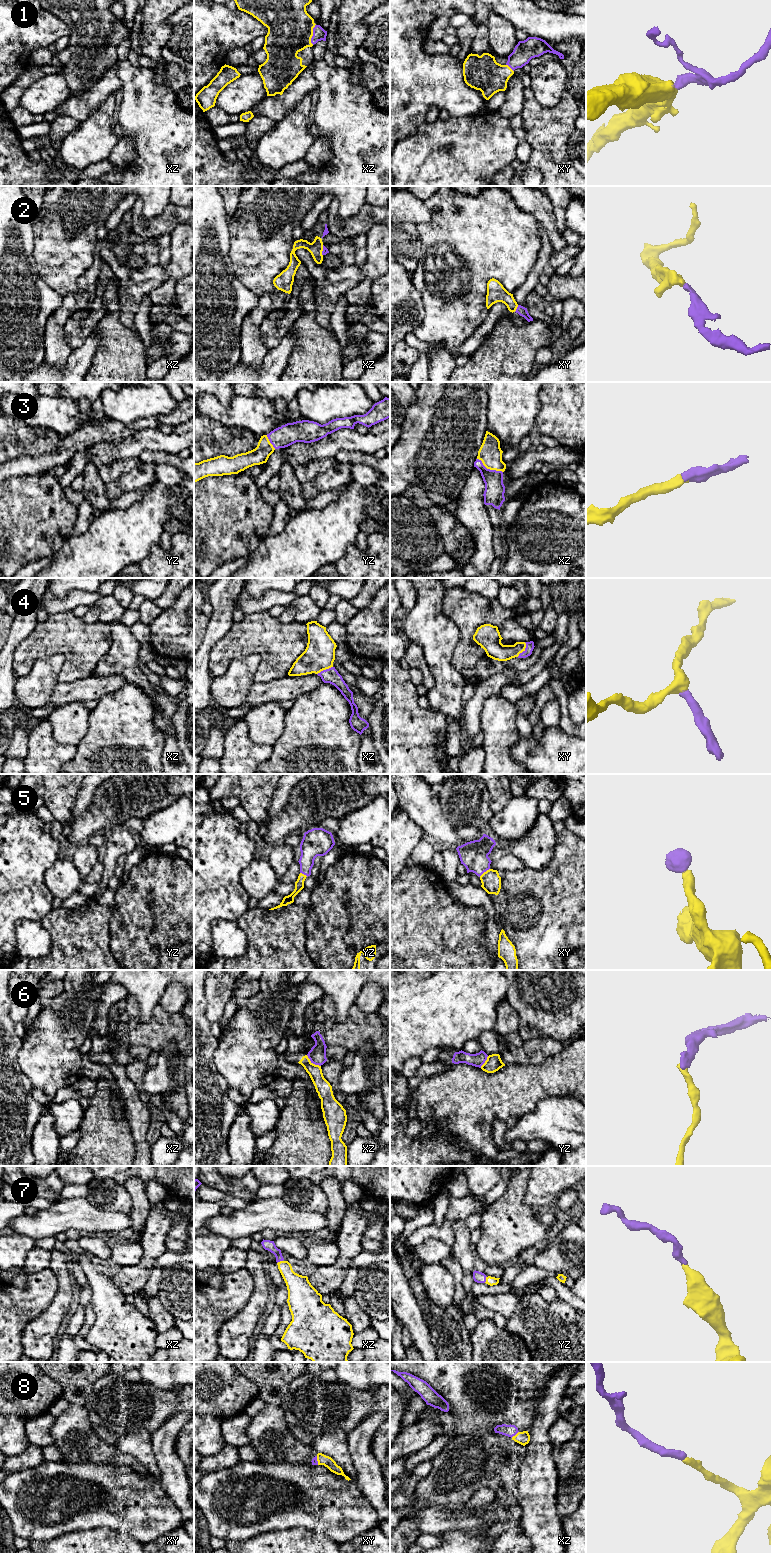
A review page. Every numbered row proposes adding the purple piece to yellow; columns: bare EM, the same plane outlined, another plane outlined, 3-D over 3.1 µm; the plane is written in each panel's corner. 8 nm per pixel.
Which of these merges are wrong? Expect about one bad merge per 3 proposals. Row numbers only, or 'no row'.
6

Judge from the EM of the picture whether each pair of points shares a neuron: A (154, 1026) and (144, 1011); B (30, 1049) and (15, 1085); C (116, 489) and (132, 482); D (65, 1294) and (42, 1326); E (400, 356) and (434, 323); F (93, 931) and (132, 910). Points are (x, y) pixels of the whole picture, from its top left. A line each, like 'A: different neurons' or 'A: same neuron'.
A: different neurons
B: different neurons
C: same neuron
D: same neuron
E: different neurons
F: different neurons

